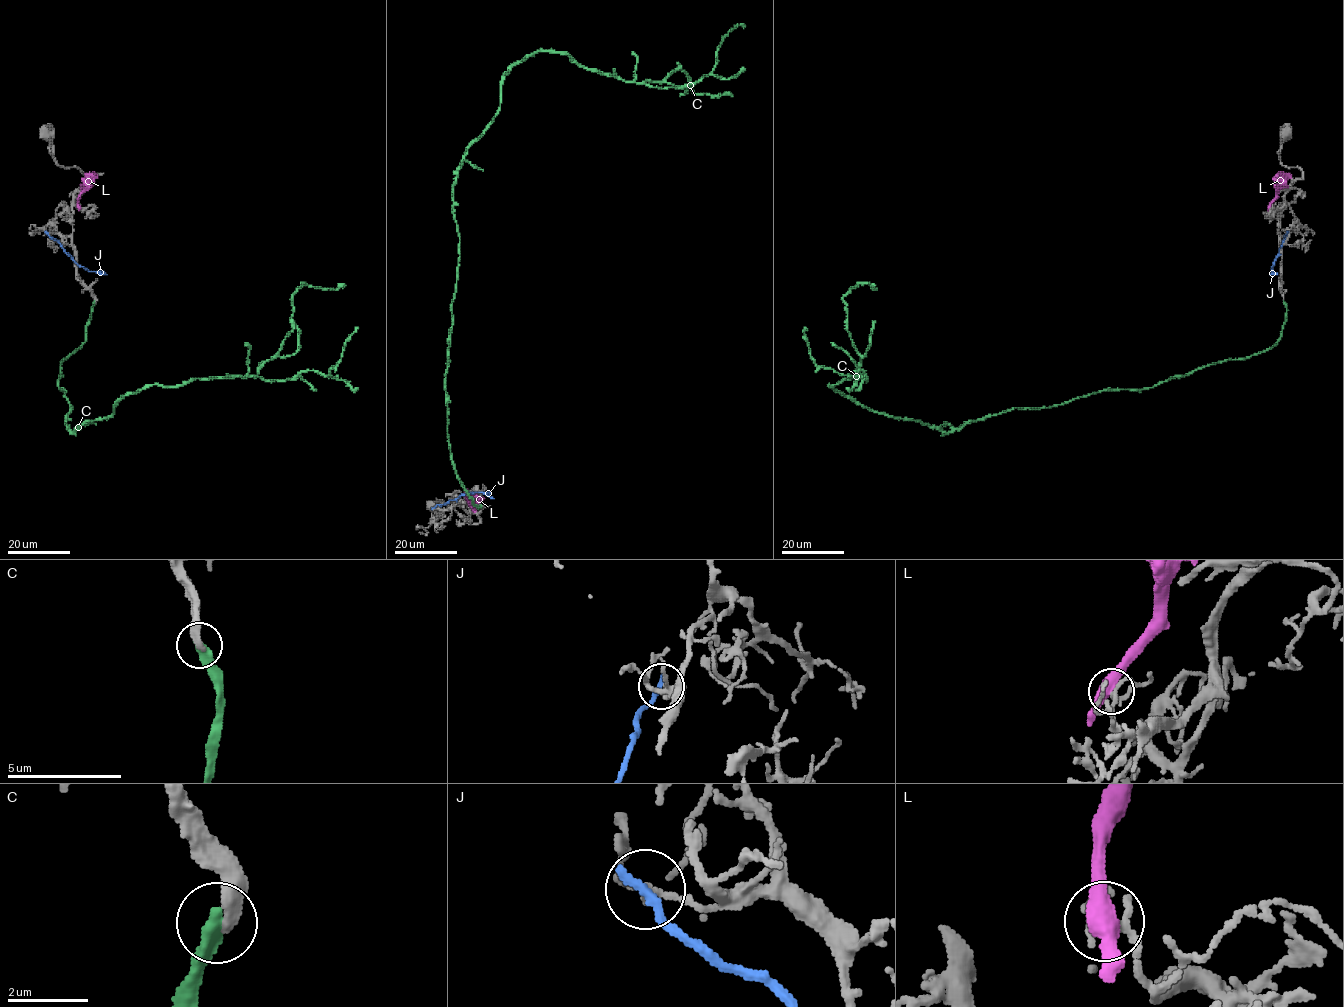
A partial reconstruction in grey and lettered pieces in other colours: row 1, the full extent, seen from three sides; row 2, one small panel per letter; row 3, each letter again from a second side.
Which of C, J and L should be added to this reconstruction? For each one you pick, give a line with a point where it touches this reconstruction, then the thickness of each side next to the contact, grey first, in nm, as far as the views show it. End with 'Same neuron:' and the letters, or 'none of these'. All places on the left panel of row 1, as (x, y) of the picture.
C: contact (94, 302); calibres 320 and 440 nm
Same neuron: C

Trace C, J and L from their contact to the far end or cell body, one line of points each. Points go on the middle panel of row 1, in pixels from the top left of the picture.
C: (481, 505), (447, 433), (453, 183), (500, 83), (542, 50), (641, 83), (679, 64), (695, 94), (732, 97)
J: (433, 508), (476, 491), (486, 492), (493, 498)
L: (465, 491), (468, 498), (480, 505)

